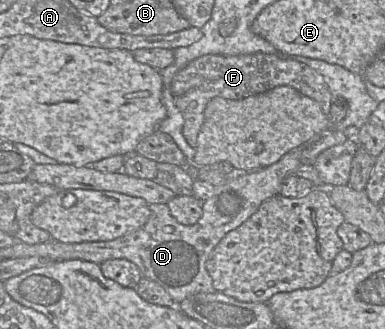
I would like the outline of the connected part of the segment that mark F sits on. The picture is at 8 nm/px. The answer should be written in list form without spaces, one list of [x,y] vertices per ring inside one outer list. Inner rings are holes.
[[[266,53],[238,56],[204,55],[192,60],[175,74],[171,82],[174,103],[184,118],[182,132],[185,140],[196,149],[198,134],[204,121],[204,110],[211,99],[221,97],[241,100],[278,86],[294,88],[302,95],[316,101],[323,113],[329,116],[333,97],[323,77],[303,63]]]

